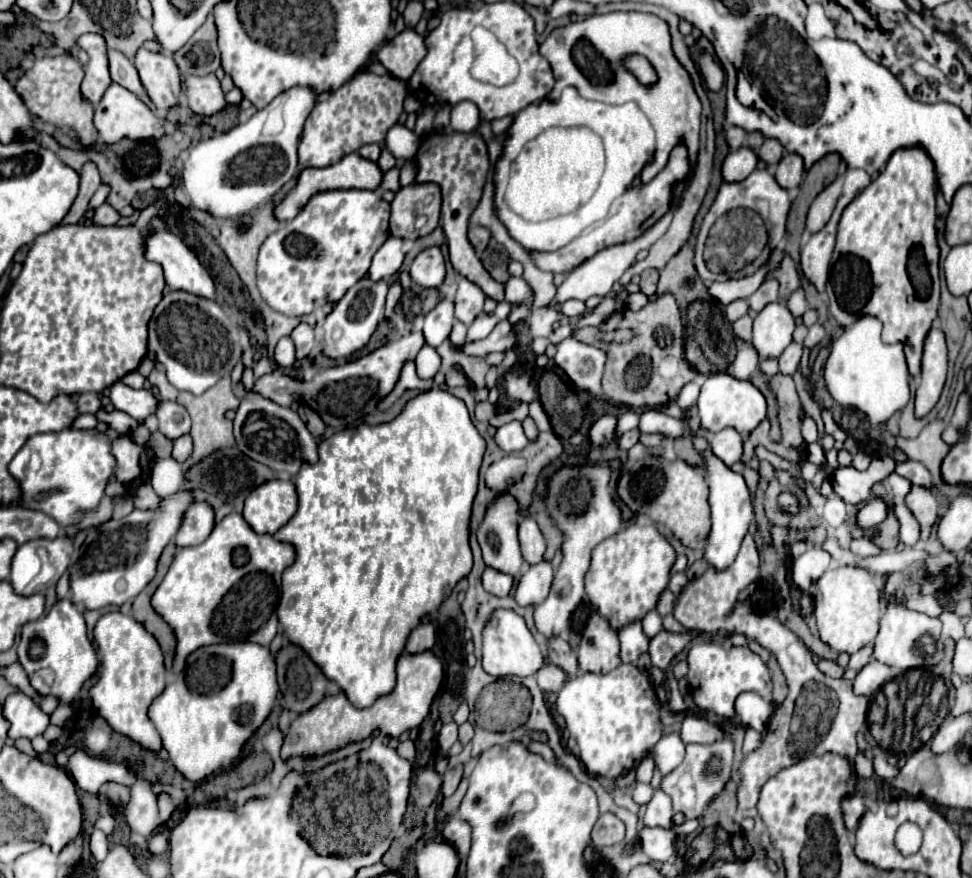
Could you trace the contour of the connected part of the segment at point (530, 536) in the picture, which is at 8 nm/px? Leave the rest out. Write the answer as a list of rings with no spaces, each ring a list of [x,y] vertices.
[[[534,518],[520,520],[518,540],[520,540],[520,548],[522,548],[522,558],[524,558],[526,564],[542,562],[542,556],[544,556],[544,550],[546,550],[546,540],[544,540]]]

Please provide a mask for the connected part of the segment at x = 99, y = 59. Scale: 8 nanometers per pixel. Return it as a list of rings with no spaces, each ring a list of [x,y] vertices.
[[[92,32],[80,36],[78,44],[88,54],[88,64],[84,66],[86,74],[84,74],[84,80],[82,80],[82,86],[80,86],[80,94],[92,106],[98,106],[104,90],[110,84],[108,46],[106,46],[102,34],[92,34]]]

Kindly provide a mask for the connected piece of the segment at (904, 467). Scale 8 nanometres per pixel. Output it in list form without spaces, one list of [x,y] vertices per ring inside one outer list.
[[[916,460],[900,462],[894,472],[900,474],[900,476],[904,476],[904,478],[908,478],[916,486],[926,486],[926,488],[932,486],[932,476],[930,476],[928,468],[922,462],[916,462]]]

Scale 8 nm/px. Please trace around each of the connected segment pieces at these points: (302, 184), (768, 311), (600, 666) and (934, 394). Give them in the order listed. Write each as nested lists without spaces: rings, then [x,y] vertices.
[[[358,152],[346,154],[344,158],[340,158],[336,164],[326,166],[326,168],[304,168],[298,178],[294,188],[284,196],[284,200],[274,208],[274,216],[276,220],[292,220],[302,208],[304,202],[308,202],[308,198],[312,194],[318,194],[320,190],[346,190],[346,188],[358,188],[358,190],[376,190],[380,186],[382,180],[382,170],[378,168],[376,162],[368,162],[366,158],[362,158]]]
[[[780,302],[766,304],[754,316],[752,346],[760,358],[778,358],[792,342],[794,316]]]
[[[592,614],[578,648],[578,668],[582,672],[608,674],[620,664],[618,632],[608,628],[600,614]]]
[[[932,328],[924,340],[922,356],[922,380],[916,390],[916,416],[926,416],[938,402],[940,392],[946,382],[948,358],[944,334],[938,328]]]

